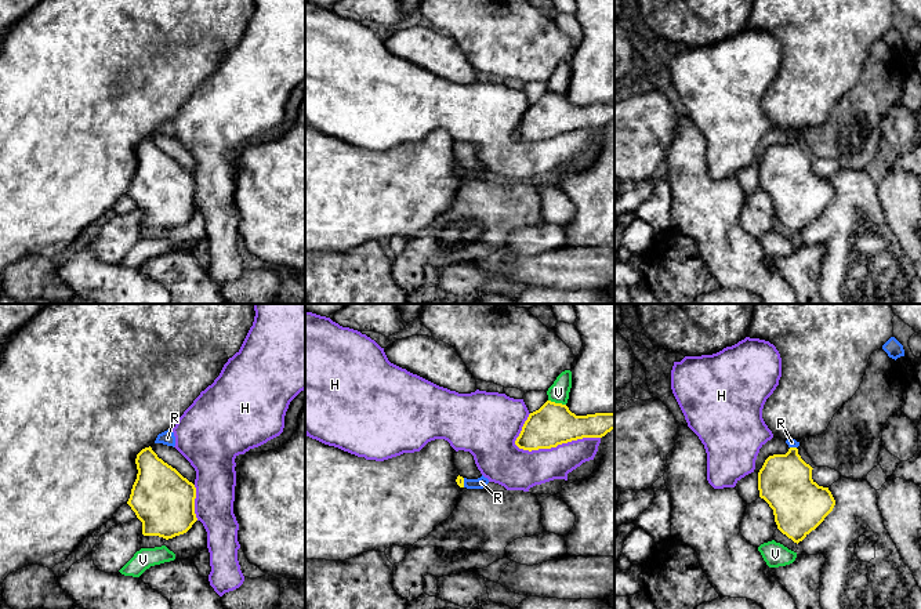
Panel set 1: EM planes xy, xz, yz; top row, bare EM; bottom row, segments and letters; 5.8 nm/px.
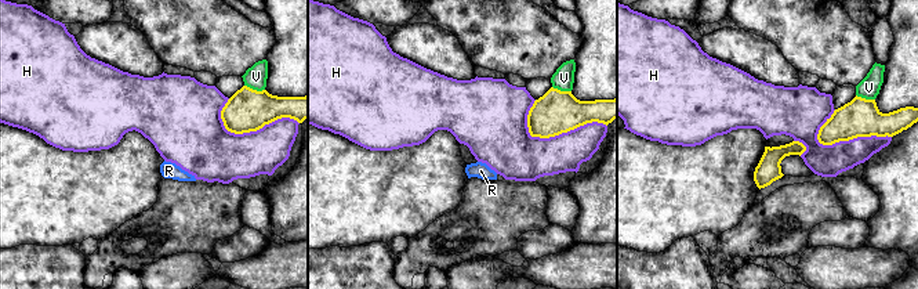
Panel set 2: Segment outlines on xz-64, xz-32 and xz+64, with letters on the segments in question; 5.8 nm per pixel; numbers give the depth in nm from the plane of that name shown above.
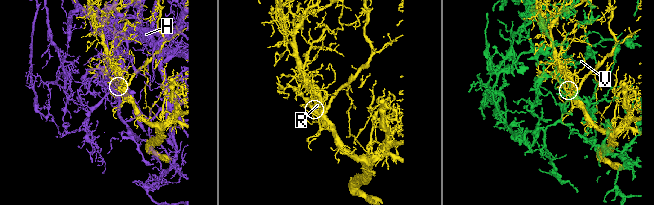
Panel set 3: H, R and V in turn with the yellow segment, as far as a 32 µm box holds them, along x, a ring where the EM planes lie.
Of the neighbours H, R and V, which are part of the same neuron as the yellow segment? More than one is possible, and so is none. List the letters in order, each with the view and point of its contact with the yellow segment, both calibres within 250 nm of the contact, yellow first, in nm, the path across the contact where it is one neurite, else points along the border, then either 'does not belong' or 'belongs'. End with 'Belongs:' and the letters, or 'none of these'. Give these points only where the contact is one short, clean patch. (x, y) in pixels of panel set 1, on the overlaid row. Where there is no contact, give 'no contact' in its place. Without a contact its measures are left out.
H: contact xz (557, 445); calibres 240 and 220 nm; does not belong
R: contact xz (463, 482); calibres 50 and 70 nm; way xz (460, 481), (463, 482), (481, 482); belongs
V: contact xz (557, 403); calibres 240 and 120 nm; does not belong
Belongs: R

